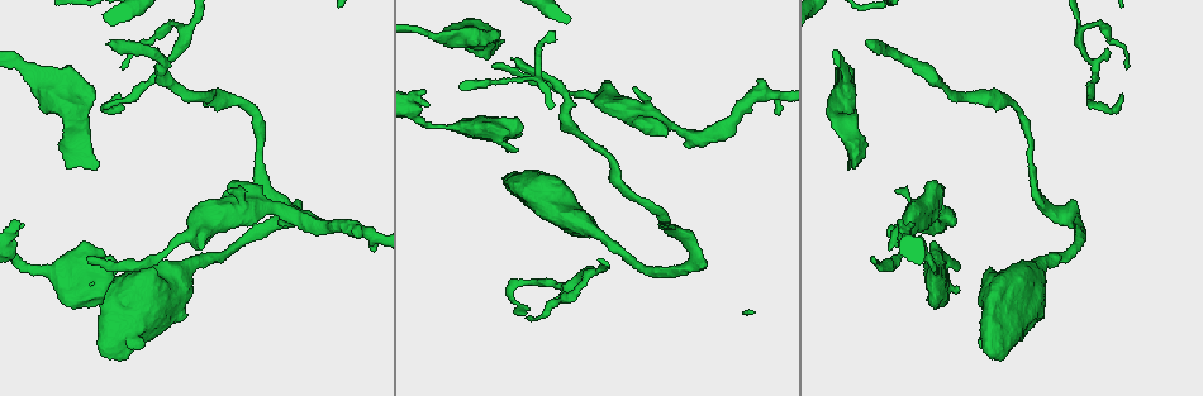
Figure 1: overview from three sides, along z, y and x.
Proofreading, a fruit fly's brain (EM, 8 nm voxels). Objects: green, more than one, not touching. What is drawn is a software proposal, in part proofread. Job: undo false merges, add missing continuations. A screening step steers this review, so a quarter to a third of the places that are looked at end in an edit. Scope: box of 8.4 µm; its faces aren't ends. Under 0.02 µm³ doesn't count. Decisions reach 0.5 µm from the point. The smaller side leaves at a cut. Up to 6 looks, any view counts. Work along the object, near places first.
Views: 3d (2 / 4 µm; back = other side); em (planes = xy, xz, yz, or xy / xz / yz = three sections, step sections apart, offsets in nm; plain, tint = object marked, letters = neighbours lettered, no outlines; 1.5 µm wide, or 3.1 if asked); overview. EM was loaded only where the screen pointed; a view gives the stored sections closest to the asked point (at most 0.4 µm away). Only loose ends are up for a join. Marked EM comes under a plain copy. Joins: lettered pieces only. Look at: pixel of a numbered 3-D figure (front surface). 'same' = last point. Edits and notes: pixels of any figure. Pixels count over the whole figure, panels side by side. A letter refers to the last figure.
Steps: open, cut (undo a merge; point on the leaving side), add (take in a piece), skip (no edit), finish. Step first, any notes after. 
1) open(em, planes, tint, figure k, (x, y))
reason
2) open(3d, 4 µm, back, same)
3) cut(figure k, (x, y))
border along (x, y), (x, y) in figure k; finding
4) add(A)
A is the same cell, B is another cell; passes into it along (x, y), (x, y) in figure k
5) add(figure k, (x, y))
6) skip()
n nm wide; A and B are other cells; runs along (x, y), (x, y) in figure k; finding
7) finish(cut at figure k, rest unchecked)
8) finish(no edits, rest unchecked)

open(em, xy, step 4, tint, figure 1, (943, 302))
free end

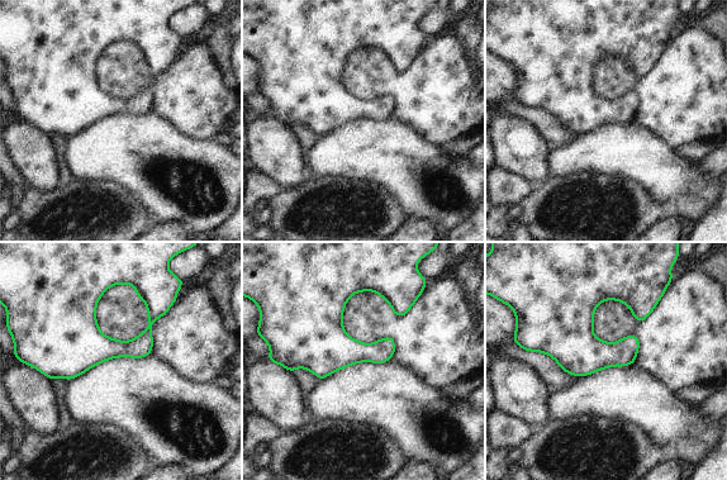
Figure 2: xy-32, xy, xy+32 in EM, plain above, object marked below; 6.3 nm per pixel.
open(em, planes, letters, same)
cut it another way

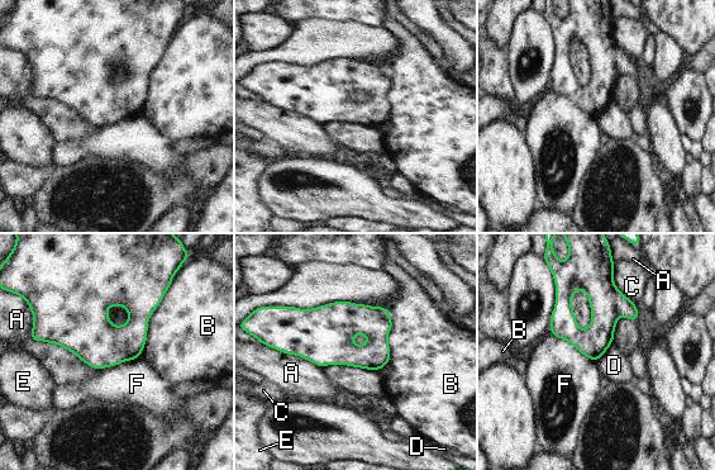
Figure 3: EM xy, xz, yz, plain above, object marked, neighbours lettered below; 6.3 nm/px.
skip()
A, B, C, D, E and F are other cells; border along (613, 340), (597, 360) in figure 3; no lettered piece goes on from it

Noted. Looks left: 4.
open(3d, 4 µm, figure 1, (93, 168))
stops while still wide

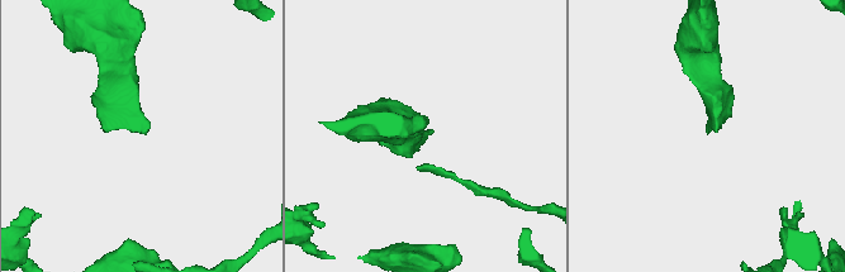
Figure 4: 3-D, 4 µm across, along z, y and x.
open(em, planes, letters, figure 4, (708, 132))
need the tissue

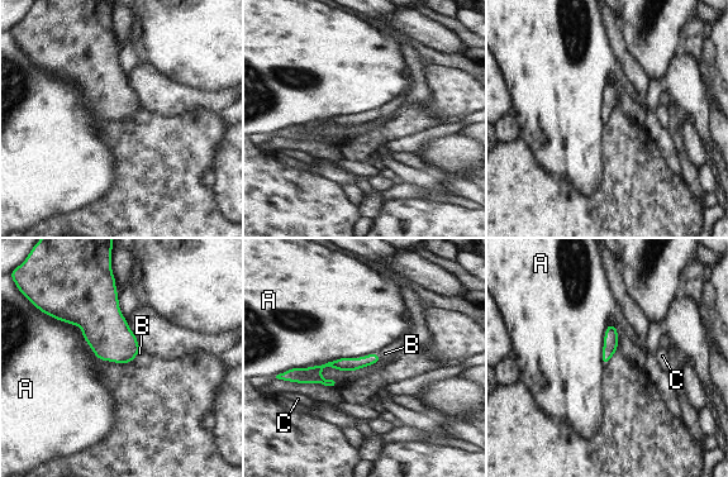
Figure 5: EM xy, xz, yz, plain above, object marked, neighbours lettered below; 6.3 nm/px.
add(B)
B is the same cell, A and C are other cells; passes into it along (343, 365), (379, 357), (385, 353) in figure 5; it goes on there

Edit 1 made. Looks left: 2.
open(em, xz, step 4, tint, figure 1, (869, 45))
long arm stops here

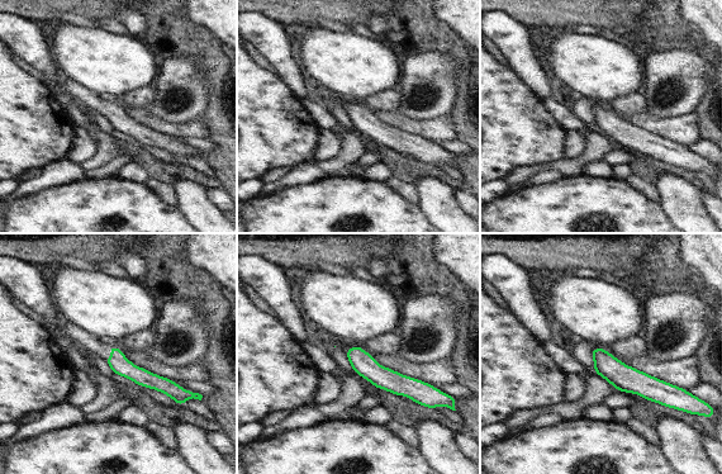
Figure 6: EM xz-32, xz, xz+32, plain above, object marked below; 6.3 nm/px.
open(em, planes, letters, same)

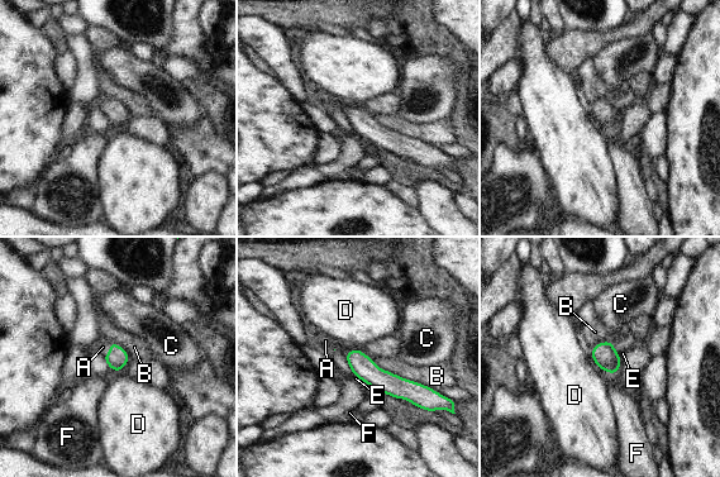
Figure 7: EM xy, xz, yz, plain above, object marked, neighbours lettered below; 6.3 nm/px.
add(A)
A is the same cell, B, C, D, E and F are other cells; it goes on there

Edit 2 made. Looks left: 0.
finish(add at figure 5, add at figure 7, rest unchecked)

